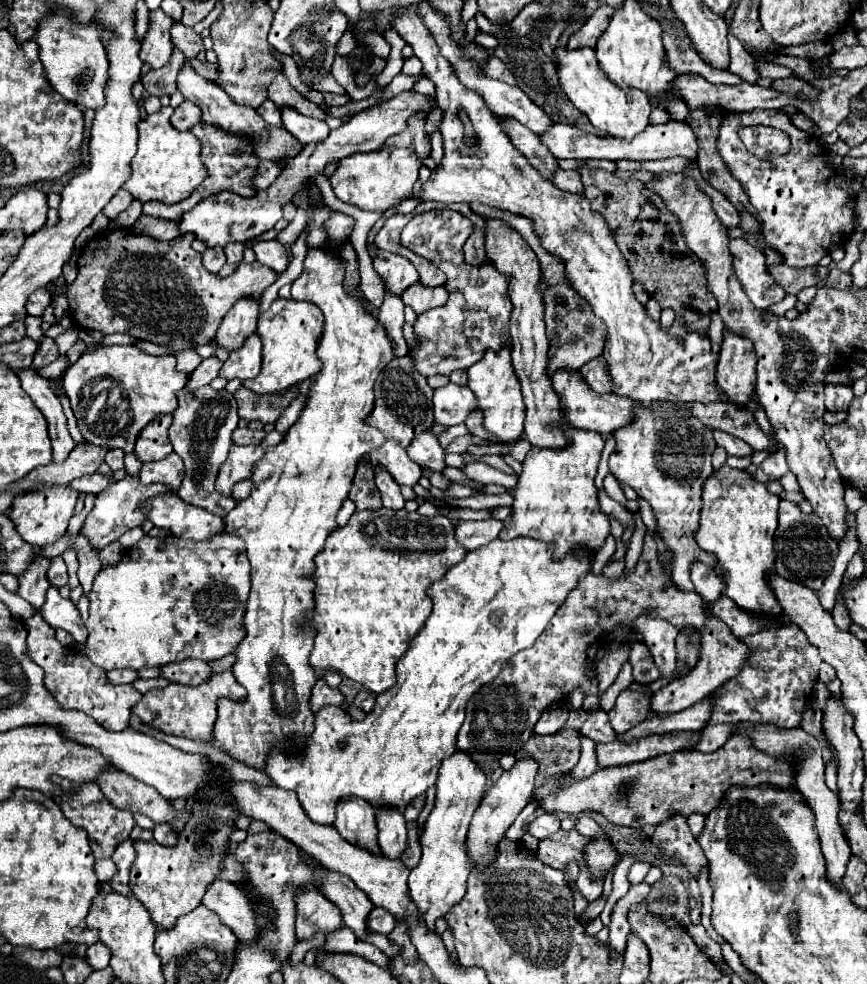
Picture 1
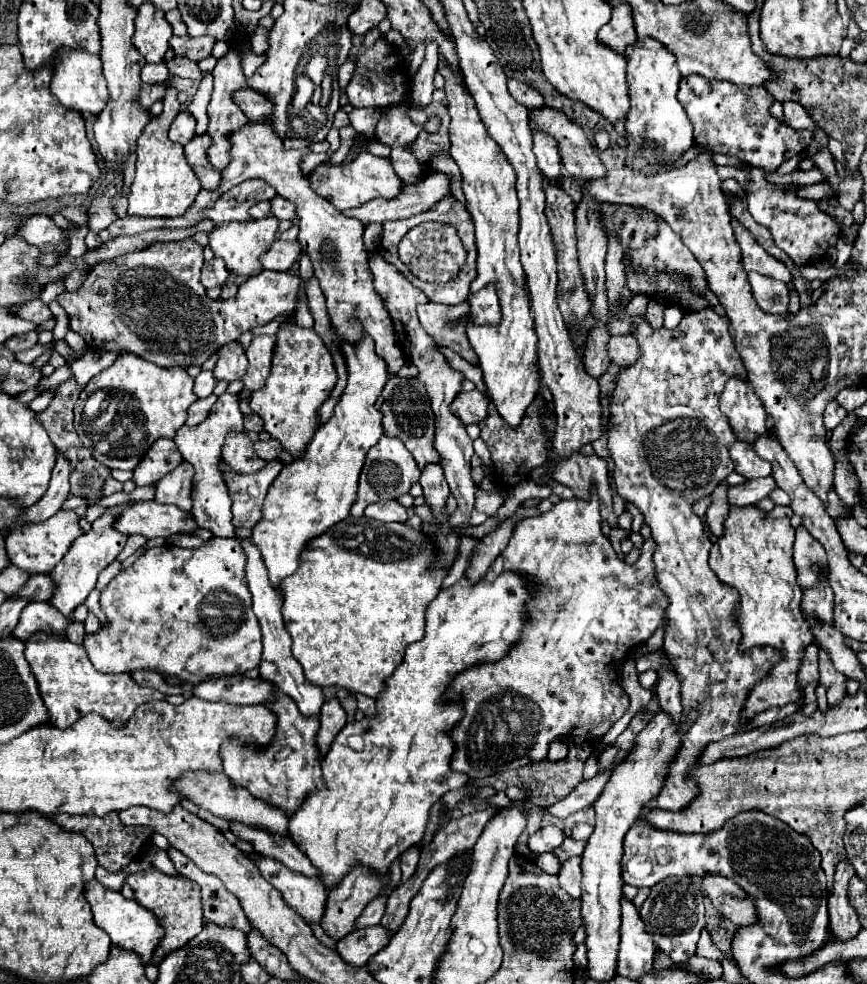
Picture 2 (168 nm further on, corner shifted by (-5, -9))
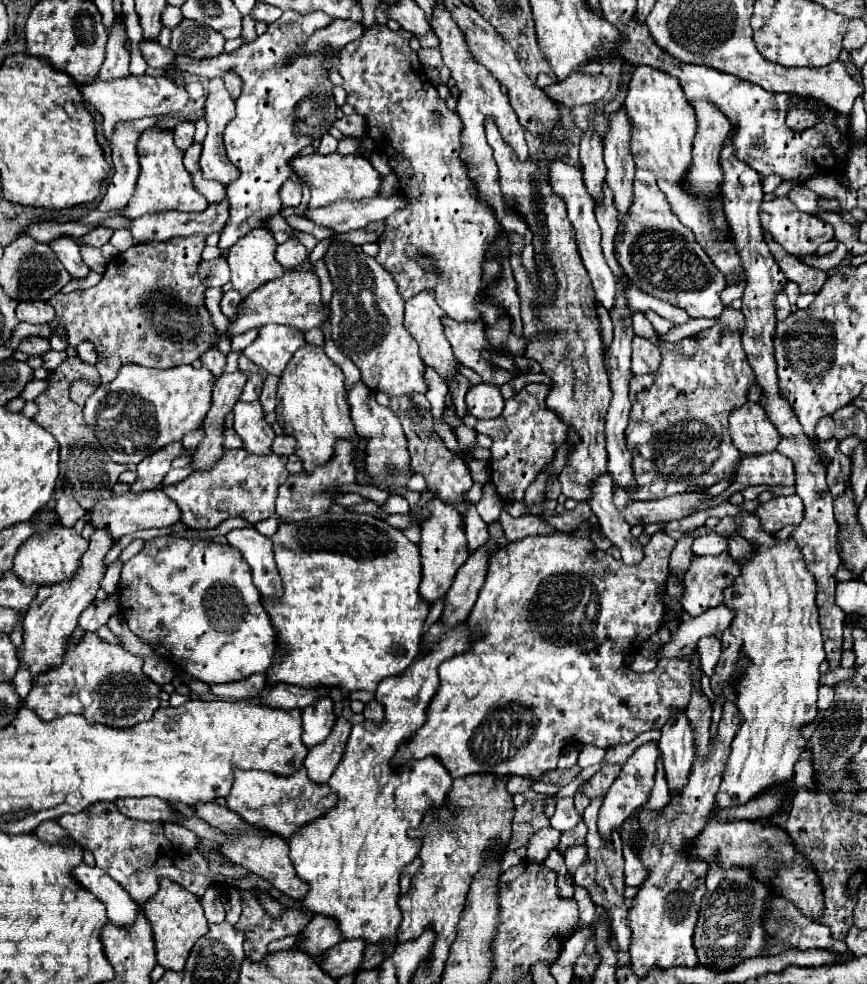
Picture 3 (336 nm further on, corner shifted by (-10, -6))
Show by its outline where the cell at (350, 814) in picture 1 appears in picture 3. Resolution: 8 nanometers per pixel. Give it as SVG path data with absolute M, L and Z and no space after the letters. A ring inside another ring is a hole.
M312 918L302 932L302 940L304 940L304 950L310 956L318 956L326 952L330 946L342 942L342 934L338 934L338 926L334 926L330 918Z

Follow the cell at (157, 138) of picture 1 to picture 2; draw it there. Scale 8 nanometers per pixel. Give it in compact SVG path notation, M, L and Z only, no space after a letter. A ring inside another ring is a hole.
M175 87L167 89L167 95L163 99L163 113L157 119L149 121L149 125L145 125L141 137L137 139L137 175L131 185L129 215L181 217L193 205L197 193L201 191L193 169L189 169L189 163L183 157L183 145L177 145L167 137L169 125L179 113L177 93L179 91Z

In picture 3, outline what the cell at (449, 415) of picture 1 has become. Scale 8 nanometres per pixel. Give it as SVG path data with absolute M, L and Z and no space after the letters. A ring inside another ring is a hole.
M482 382L478 386L470 386L466 394L466 406L468 406L468 414L476 416L478 420L496 418L504 408L504 398L498 386L490 386Z

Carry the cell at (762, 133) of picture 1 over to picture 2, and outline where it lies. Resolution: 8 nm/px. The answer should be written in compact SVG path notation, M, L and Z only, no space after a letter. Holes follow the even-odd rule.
M699 75L681 77L679 83L679 103L693 125L695 141L711 147L713 153L739 157L765 171L777 171L783 161L801 153L813 141L813 131L795 131L775 119L769 113L773 101L775 97L767 89L745 89L729 81L707 81Z

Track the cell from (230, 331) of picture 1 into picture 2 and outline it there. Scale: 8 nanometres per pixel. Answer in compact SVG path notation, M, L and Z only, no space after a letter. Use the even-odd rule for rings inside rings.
M239 343L225 345L225 349L219 349L219 361L213 369L213 375L217 381L237 381L247 371L247 357Z

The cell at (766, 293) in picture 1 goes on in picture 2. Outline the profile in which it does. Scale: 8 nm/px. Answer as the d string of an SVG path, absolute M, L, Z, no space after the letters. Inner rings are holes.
M749 273L749 283L753 287L757 305L765 313L787 313L789 289L785 283L773 281L761 273Z

